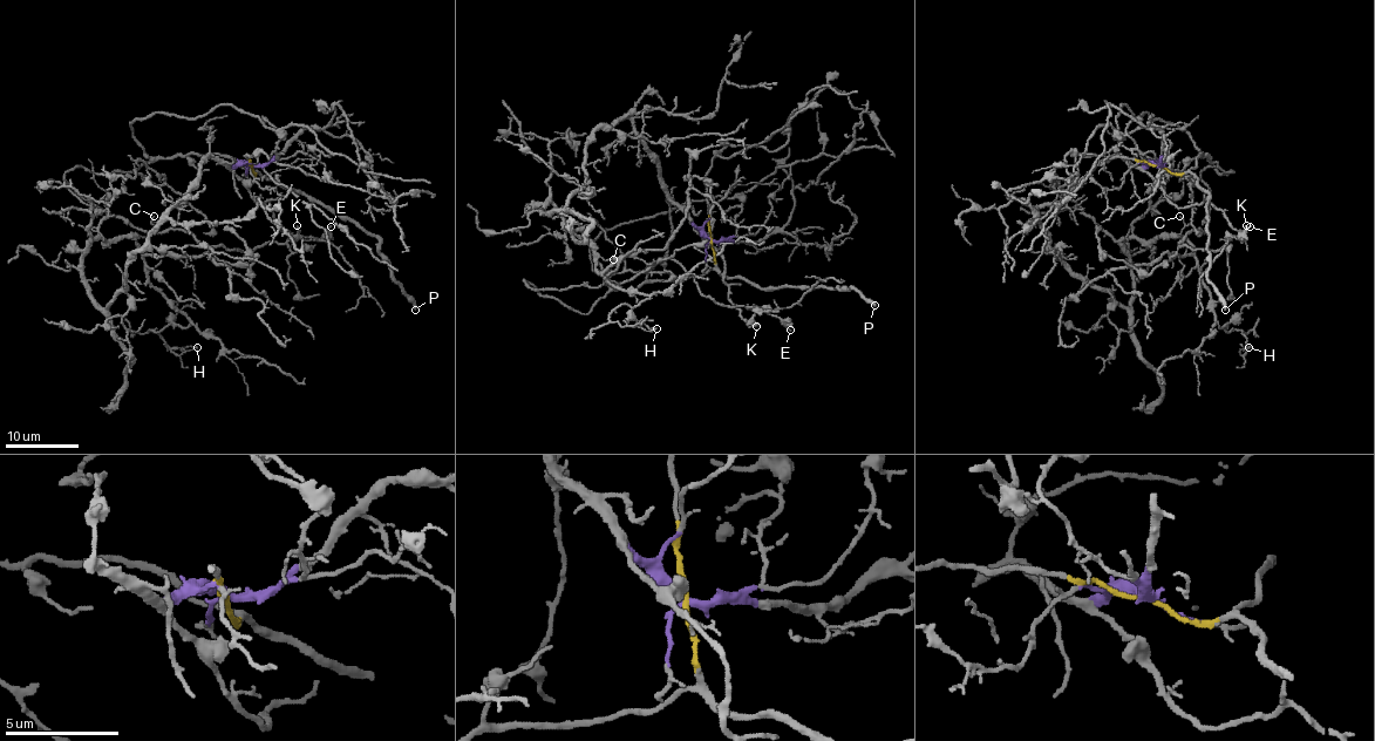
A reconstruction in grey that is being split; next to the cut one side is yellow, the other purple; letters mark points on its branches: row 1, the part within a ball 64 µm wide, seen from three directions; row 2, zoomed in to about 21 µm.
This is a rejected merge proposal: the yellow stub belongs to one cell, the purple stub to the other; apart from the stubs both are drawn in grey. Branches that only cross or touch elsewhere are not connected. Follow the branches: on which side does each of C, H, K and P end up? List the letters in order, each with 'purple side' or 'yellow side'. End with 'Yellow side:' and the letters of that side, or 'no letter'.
C: purple side
H: purple side
K: purple side
P: yellow side
Yellow side: P

